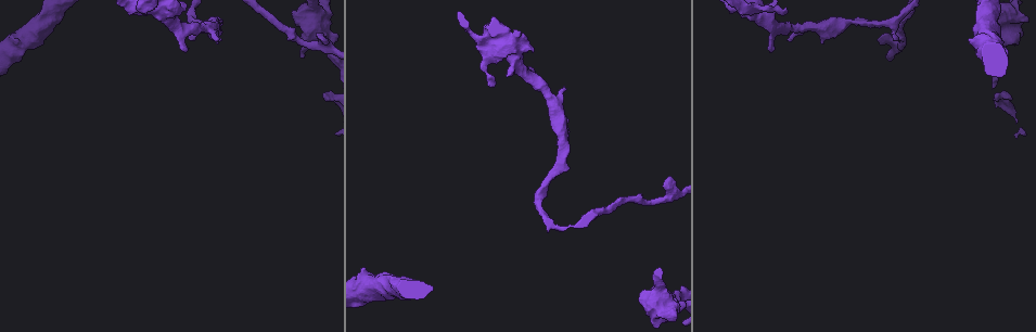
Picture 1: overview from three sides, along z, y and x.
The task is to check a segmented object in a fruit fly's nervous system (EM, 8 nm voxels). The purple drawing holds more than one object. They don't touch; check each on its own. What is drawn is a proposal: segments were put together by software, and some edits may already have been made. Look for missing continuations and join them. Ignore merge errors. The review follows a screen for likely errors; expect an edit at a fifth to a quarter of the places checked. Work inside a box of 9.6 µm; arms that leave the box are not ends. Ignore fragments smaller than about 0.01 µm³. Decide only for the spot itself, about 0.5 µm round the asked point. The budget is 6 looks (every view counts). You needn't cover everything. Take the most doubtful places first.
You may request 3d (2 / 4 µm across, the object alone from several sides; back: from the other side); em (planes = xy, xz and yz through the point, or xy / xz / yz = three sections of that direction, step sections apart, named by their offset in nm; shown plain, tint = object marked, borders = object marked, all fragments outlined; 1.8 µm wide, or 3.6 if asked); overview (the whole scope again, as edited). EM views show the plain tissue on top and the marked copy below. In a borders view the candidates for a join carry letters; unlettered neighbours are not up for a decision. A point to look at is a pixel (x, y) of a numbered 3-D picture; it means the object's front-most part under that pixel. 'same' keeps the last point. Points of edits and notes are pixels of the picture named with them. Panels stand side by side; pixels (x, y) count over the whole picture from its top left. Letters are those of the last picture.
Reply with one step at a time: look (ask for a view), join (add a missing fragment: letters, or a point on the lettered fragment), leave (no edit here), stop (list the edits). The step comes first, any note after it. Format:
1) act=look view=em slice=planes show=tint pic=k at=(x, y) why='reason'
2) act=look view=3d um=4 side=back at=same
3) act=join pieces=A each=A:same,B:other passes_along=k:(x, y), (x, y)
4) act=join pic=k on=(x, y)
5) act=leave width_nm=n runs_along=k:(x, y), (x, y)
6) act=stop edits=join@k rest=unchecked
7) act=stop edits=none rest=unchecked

act=look view=em slice=planes show=borders pic=1 at=(301, 57) why='an open end'

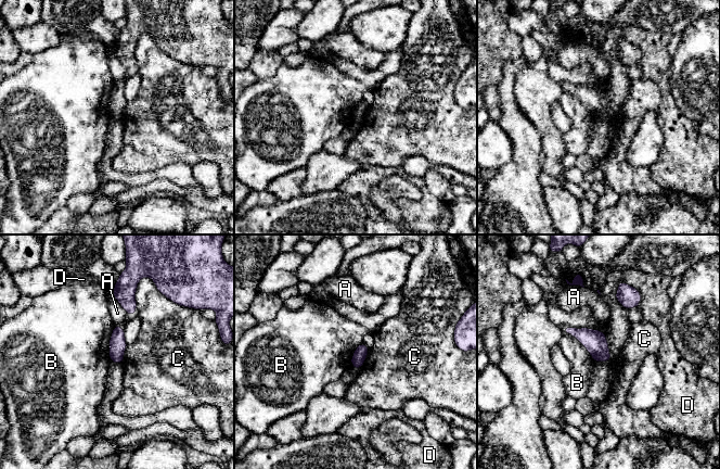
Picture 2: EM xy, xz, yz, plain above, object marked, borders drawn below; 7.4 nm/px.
act=leave each=A:other,B:other,C:other,D:other border=2:(564, 326), (563, 330), (598, 362) found='none of them fits'

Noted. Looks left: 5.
act=look view=3d um=4 pic=1 at=(322, 39) why='free end'

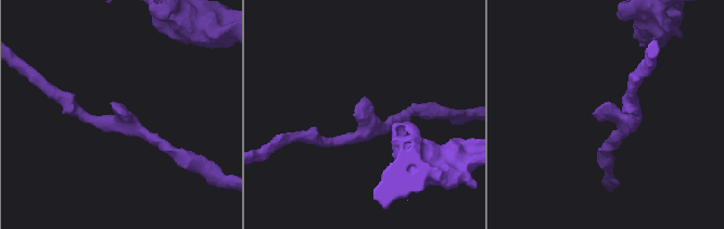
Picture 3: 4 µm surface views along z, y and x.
act=look view=em slice=xz step=16 show=borders pic=3 at=(363, 100)

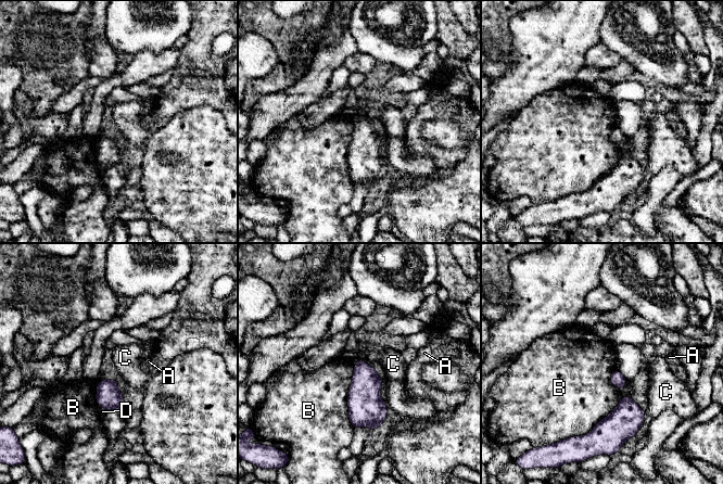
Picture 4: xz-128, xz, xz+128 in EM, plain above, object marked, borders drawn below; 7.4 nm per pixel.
act=leave longest_contact=B:480nm each=A:other,B:other,C:other,D:other border=4:(356, 362), (347, 399), (353, 428) found='no lettered fragment goes on from it'

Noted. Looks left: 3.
act=look view=em slice=planes show=borders pic=1 at=(193, 40) why='free end'

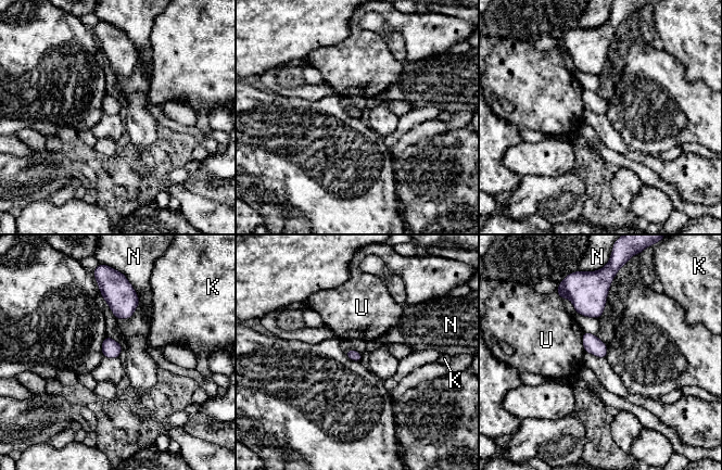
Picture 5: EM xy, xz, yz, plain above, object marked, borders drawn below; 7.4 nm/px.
act=leave each=K:other,N:other,U:other border=5:(582, 332), (582, 344), (585, 352) found='none of them fits'

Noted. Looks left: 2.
act=stop edits=none rest=unchecked

